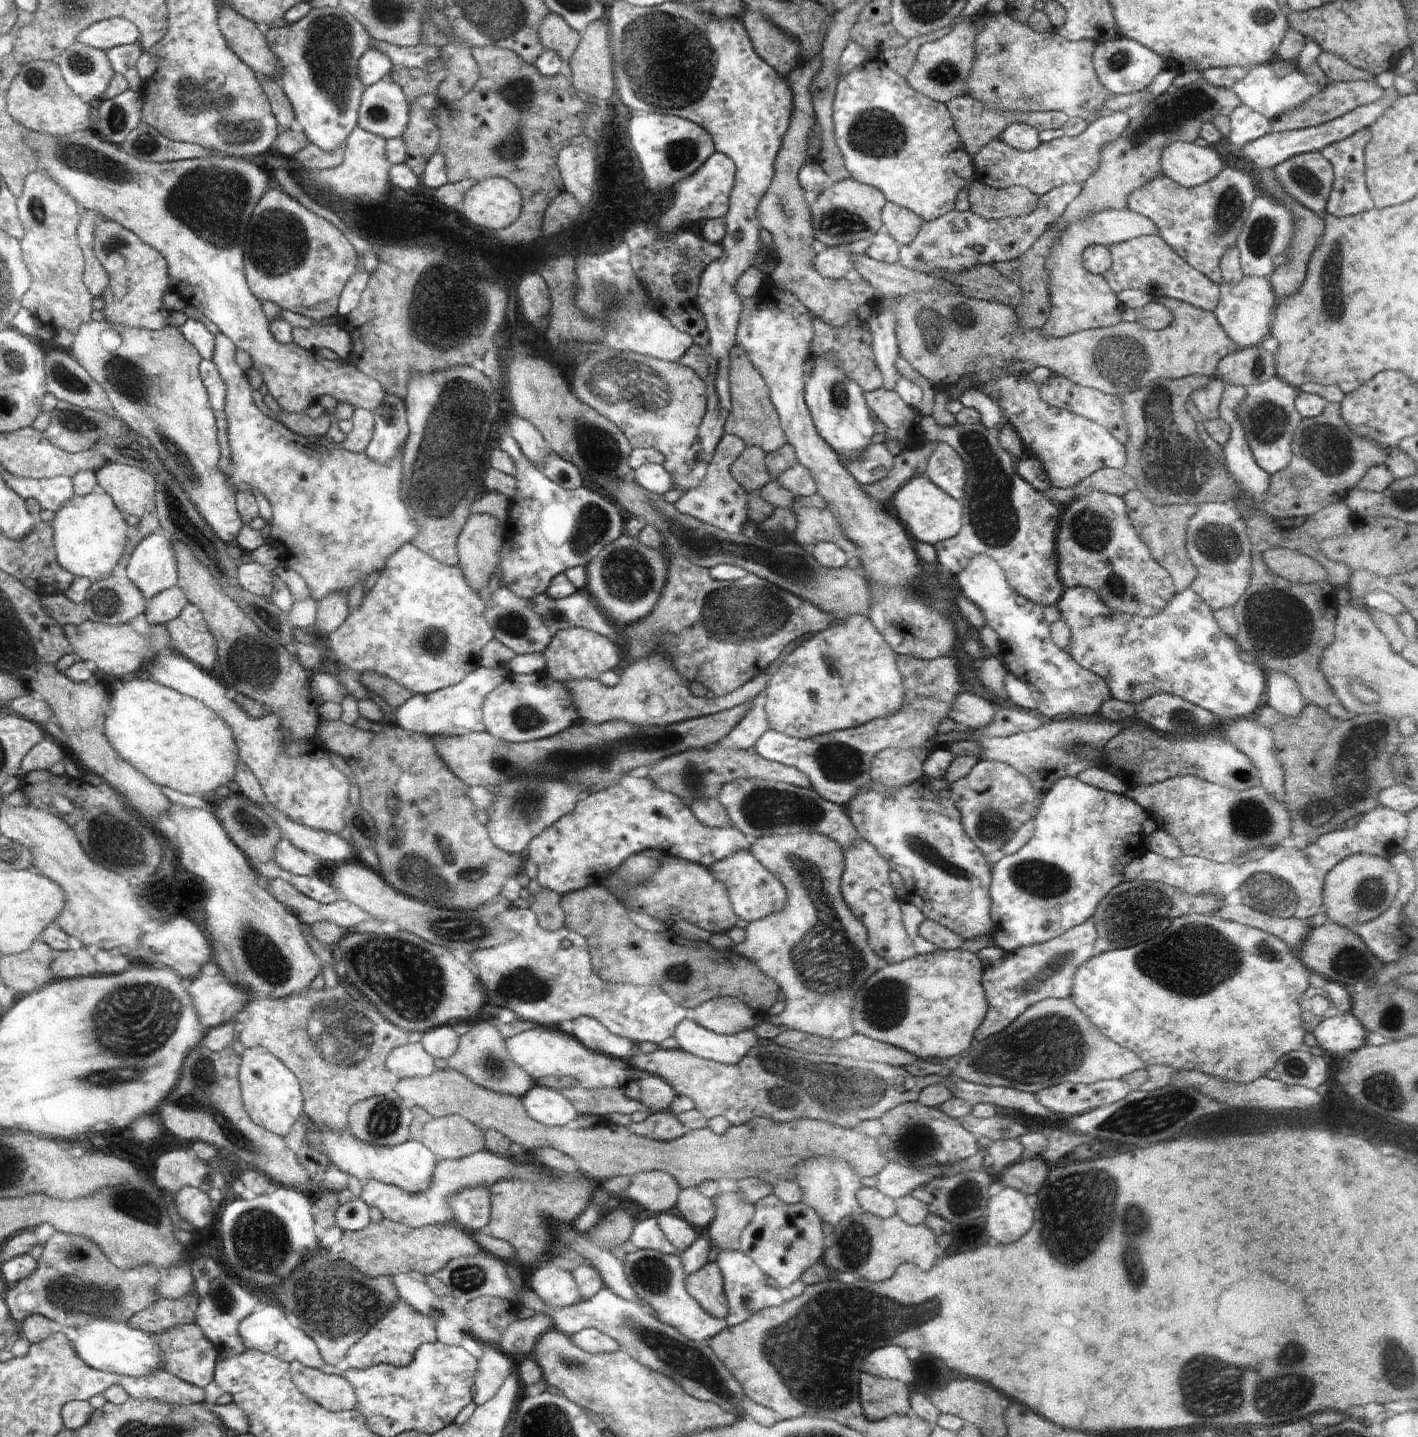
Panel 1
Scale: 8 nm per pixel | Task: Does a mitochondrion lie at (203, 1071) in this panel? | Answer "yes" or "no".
yes

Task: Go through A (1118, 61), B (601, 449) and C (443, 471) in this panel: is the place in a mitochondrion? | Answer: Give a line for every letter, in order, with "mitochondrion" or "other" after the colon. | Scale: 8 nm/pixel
A: mitochondrion
B: mitochondrion
C: mitochondrion

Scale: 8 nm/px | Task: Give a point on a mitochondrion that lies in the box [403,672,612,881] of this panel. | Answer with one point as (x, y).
(526, 802)

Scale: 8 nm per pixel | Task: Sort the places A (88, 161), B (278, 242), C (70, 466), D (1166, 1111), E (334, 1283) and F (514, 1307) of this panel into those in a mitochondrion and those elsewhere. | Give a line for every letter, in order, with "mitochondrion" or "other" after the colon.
A: mitochondrion
B: mitochondrion
C: other
D: mitochondrion
E: mitochondrion
F: other

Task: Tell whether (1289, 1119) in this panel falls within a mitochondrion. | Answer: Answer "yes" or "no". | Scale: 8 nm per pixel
no

